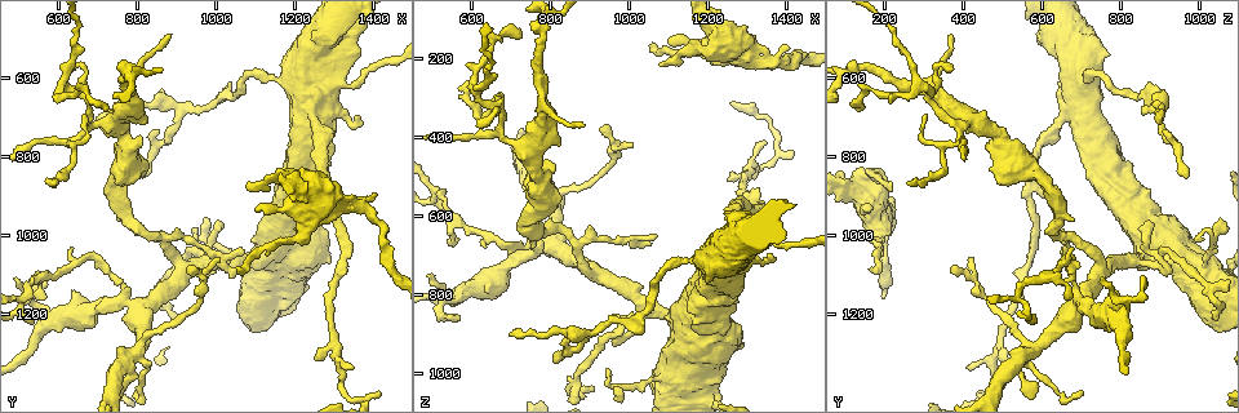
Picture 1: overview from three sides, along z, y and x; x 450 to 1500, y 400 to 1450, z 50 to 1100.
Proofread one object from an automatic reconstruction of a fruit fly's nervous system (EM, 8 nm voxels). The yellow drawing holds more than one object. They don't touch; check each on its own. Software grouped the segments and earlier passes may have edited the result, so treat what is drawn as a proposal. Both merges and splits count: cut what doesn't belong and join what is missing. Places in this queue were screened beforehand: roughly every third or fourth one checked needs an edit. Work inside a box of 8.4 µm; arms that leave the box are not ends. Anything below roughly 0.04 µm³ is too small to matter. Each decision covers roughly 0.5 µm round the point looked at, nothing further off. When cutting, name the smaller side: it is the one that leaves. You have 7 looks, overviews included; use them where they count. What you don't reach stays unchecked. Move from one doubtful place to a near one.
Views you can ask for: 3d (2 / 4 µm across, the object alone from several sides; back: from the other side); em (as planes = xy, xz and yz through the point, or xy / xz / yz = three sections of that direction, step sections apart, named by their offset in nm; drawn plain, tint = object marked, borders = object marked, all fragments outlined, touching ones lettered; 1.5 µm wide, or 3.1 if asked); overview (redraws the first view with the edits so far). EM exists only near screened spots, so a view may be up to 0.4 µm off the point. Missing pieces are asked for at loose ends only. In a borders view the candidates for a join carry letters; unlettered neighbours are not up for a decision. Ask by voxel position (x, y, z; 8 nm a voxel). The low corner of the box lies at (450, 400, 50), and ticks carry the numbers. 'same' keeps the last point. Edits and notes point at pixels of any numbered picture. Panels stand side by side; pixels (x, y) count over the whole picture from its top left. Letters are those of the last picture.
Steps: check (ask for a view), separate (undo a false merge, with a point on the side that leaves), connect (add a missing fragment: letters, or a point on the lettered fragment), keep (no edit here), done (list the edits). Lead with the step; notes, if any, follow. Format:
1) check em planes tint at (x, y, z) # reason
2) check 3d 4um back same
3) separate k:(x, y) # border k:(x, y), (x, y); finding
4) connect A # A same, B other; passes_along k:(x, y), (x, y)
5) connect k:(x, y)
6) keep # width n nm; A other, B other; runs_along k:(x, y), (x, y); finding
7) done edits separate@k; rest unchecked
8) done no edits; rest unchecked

check em planes tint at (1250, 705, 665) # sharp bend

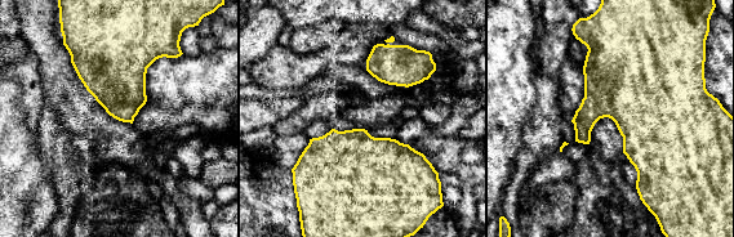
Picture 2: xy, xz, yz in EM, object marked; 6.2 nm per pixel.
check em planes borders same # what lies round it

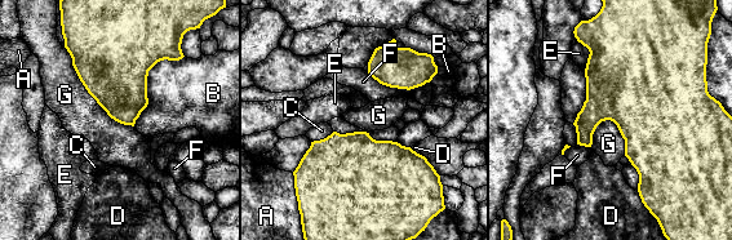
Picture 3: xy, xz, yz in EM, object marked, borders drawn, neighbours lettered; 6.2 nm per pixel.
keep # A other, B other, C other, D other, E other, F other, G other; border 3:(67, 52), (96, 102), (133, 127); all the same cell

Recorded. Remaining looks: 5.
check 3d 2um at (730, 715, 435) # three arms meet

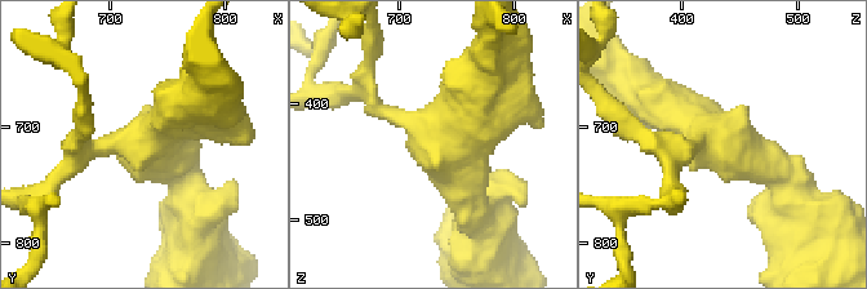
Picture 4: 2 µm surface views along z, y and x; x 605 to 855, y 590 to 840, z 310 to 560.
check em planes borders at (736, 716, 440)

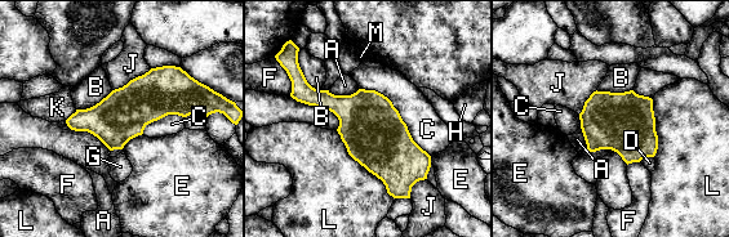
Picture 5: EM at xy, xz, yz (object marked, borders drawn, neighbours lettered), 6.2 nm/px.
keep # A other, B other, C other, D other, E other, F other, G other, H other, J other, K other, L other, M other; continuous, no second cell

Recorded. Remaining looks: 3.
check 3d 2um back at (1080, 865, 215) # branch stops here

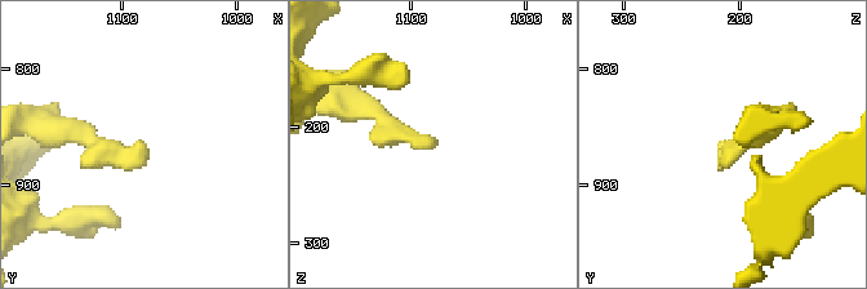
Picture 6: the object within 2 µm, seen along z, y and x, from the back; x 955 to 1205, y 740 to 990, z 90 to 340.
check em xy step 8 borders at (1076, 862, 214) # need the tissue

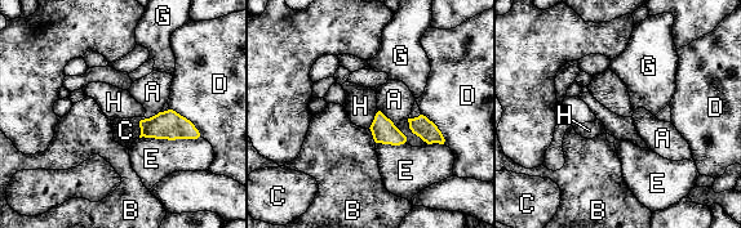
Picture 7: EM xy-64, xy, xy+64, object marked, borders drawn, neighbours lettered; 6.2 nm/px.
check em planes borders same

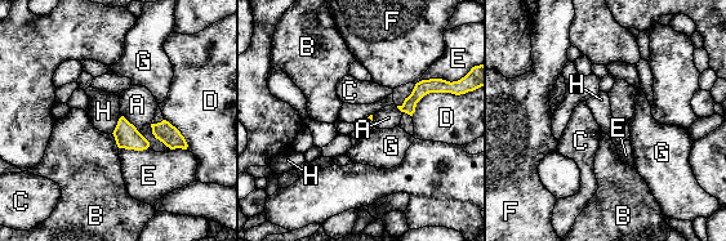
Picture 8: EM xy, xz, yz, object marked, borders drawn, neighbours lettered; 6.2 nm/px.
keep # A other, B other, C other, D other, E other, F other, G other, H other; none of them fits

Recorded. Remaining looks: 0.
done no edits; rest unchecked

